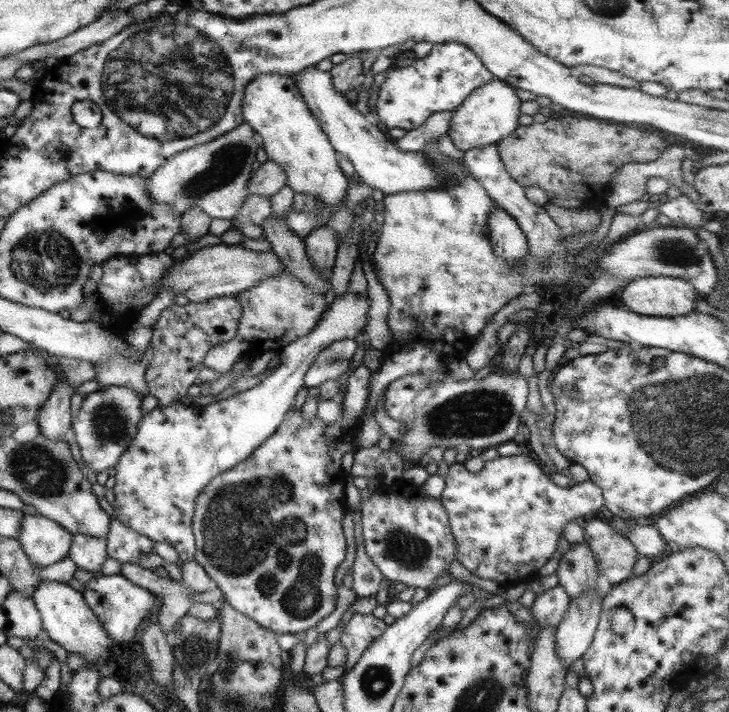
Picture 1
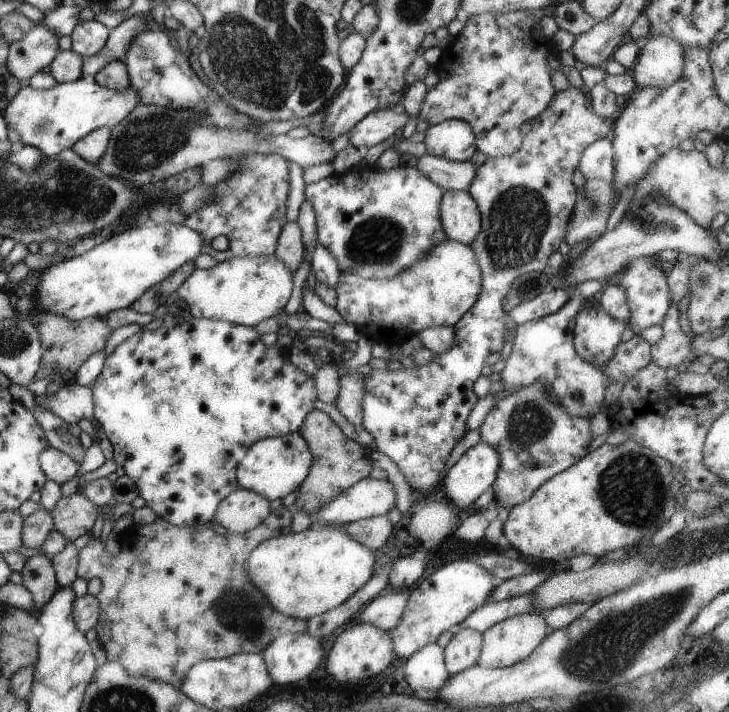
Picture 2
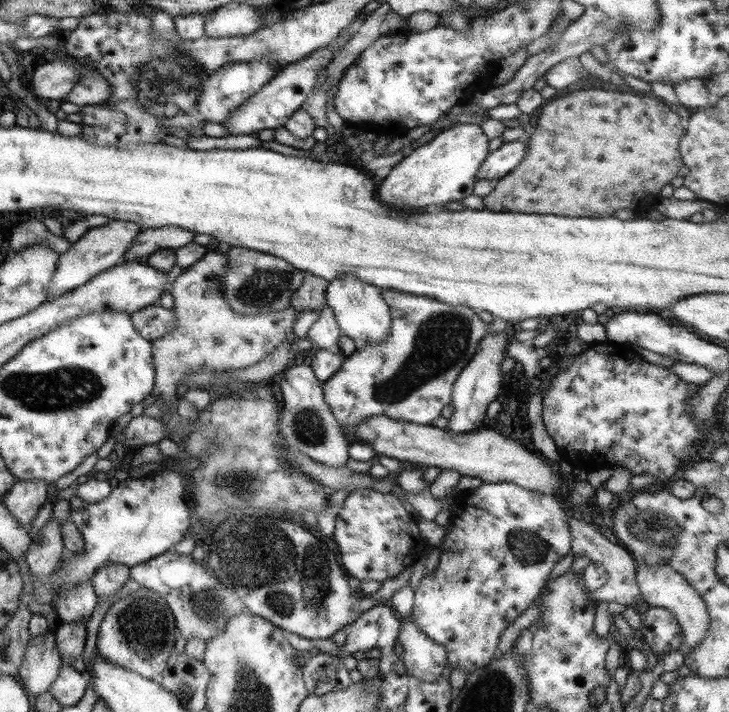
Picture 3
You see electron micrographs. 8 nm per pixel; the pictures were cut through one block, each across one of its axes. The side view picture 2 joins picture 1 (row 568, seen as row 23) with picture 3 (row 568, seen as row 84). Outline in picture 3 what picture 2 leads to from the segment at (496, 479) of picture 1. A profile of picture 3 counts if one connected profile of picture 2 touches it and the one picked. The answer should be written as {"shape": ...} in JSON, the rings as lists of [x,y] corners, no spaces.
{"shape":[[[508,482],[483,483],[474,491],[455,494],[454,504],[456,504],[456,508],[454,508],[449,525],[447,526],[448,533],[446,533],[446,539],[439,546],[441,555],[438,566],[434,572],[424,575],[418,587],[414,590],[414,609],[411,614],[420,630],[424,631],[424,634],[427,634],[434,642],[444,646],[447,650],[447,660],[449,661],[450,670],[462,668],[468,675],[477,668],[488,666],[498,652],[497,648],[503,632],[541,596],[541,591],[545,587],[554,565],[558,564],[571,549],[568,515],[560,508],[561,503],[561,497],[559,496],[542,495],[534,491],[524,490],[522,487]]]}

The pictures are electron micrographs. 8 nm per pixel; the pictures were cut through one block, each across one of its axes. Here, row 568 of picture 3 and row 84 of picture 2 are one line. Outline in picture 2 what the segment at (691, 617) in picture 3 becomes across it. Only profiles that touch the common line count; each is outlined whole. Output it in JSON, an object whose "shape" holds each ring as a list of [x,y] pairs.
{"shape":[[[648,36],[631,69],[638,87],[665,90],[680,80],[684,70],[684,48],[665,36]]]}

